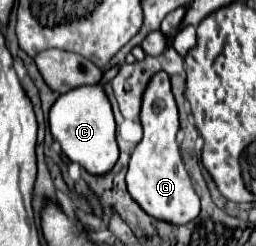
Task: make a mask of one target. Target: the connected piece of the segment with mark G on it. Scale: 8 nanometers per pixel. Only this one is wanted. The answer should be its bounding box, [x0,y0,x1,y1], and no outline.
[126,71,200,225]

